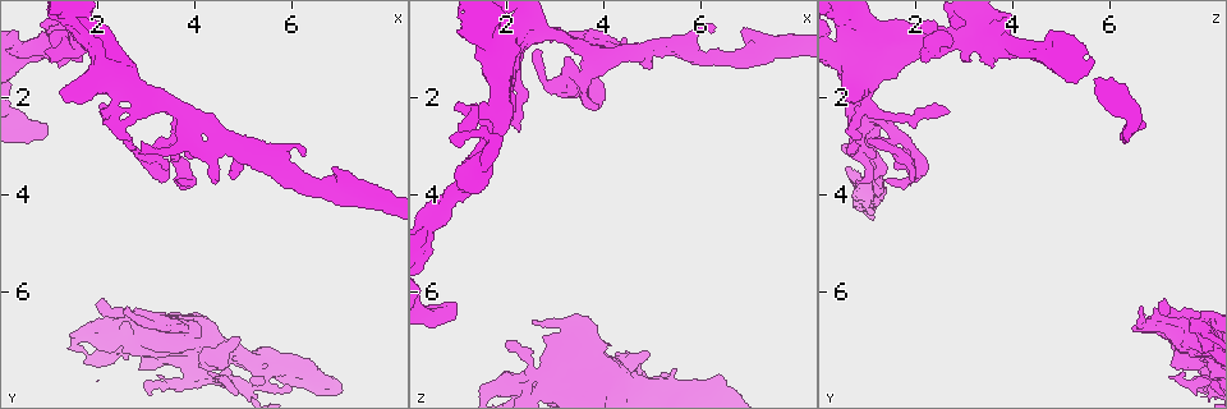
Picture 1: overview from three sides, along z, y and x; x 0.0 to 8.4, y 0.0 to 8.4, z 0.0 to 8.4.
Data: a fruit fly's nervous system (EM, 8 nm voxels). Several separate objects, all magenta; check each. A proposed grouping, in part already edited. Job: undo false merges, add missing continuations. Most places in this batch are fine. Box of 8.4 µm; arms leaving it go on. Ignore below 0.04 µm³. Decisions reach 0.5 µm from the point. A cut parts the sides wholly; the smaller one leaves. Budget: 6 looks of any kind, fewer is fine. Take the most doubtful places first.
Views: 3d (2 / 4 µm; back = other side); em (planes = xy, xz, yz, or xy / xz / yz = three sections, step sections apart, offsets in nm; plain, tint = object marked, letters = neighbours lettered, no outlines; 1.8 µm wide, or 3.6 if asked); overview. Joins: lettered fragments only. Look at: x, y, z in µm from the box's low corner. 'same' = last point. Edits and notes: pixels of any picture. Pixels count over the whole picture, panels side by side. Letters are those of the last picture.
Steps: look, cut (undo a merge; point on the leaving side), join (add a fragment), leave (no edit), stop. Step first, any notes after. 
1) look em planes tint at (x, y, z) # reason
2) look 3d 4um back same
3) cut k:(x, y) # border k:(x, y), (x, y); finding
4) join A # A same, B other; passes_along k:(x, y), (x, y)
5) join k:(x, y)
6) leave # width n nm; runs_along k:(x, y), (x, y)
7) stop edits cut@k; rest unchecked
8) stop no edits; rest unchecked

look em planes tint at (1.00, 2.75, 6.20)

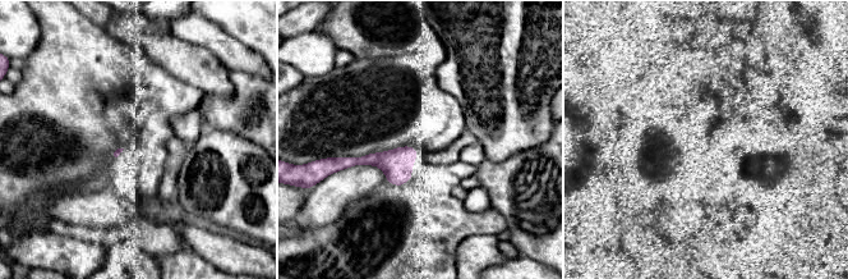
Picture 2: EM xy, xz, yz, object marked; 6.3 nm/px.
look em planes letters same

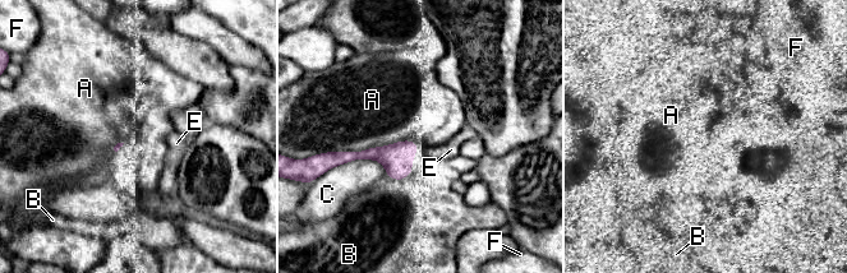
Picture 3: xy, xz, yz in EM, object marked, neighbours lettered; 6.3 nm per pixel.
leave # longest_contact A 500 nm; A other, B other, C other, E other, F other; none of them fits

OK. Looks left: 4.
look em planes letters at (2.05, 1.10, 0.85)

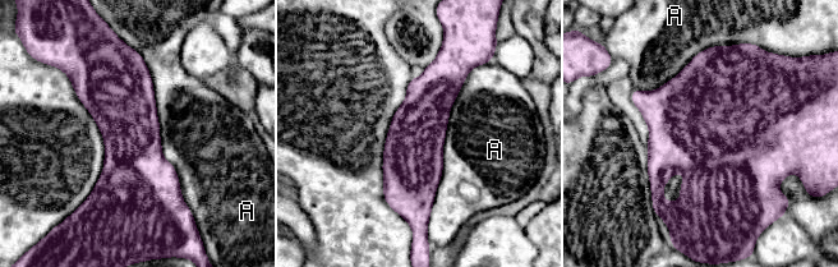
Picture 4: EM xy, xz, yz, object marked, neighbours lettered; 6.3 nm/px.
leave # A other; border 4:(127, 45), (187, 203); one cell here

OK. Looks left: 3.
look 3d 2um at (1.25, 1.40, 3.60) # branch stops here

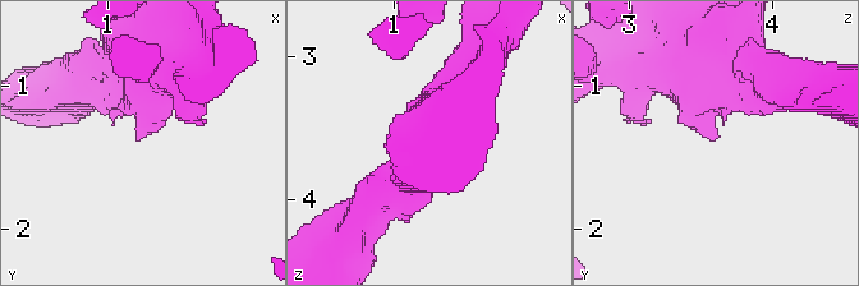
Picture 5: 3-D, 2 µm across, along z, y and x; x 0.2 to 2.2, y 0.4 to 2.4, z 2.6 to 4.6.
look em xy step 4 plain at (1.24, 1.36, 3.62)

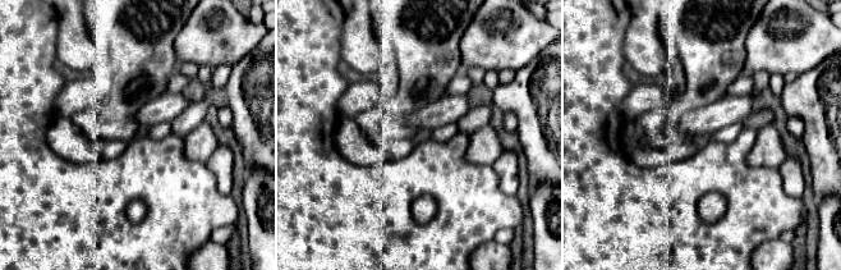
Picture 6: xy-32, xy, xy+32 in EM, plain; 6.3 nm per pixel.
look em xy step 4 letters same # what lies round it

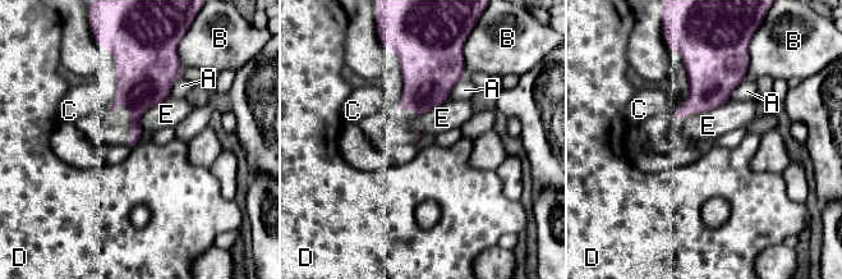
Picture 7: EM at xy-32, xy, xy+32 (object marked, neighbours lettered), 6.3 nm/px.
leave # longest_contact E 280 nm; A other, B other, C other, D other, E other; none of them fits

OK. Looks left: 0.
stop no edits; rest unchecked

